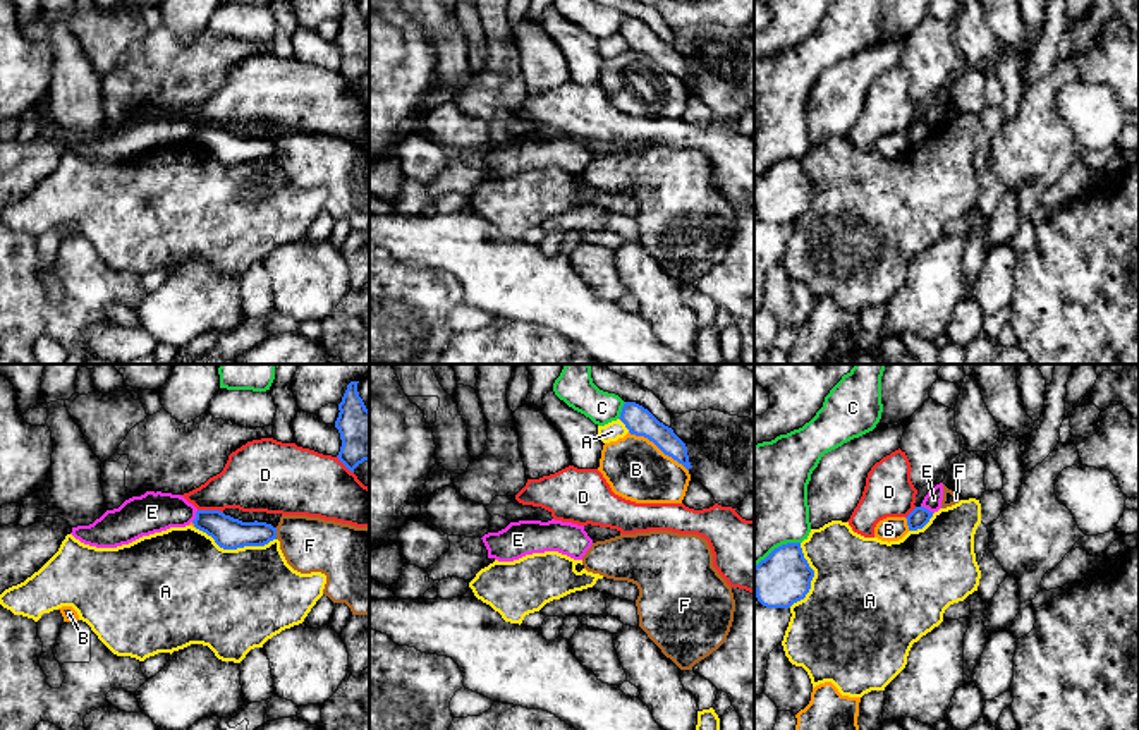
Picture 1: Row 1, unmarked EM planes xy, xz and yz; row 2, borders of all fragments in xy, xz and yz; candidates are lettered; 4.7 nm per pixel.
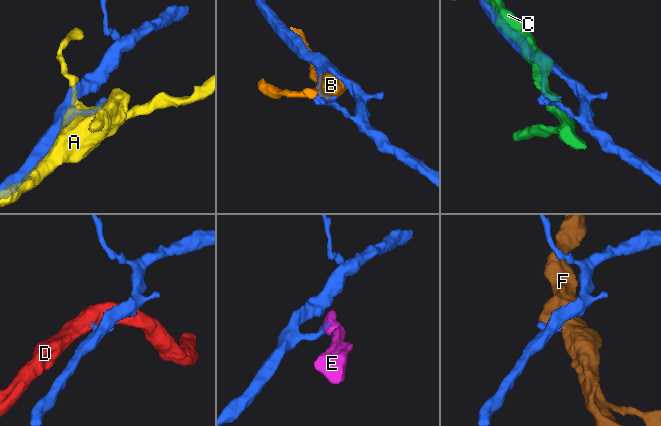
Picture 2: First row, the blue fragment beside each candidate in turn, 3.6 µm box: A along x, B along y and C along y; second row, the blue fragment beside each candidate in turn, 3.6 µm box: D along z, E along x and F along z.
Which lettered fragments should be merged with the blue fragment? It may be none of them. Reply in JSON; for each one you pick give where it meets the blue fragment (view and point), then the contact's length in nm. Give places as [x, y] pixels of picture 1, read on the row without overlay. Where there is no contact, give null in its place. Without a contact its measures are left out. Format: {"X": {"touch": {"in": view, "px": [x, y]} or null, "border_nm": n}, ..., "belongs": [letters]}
{"belongs": []}

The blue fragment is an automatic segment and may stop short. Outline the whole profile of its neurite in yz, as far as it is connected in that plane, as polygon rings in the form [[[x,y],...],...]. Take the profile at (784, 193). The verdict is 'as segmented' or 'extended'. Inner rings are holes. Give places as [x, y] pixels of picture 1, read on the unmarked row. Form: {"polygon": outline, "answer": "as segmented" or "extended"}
{"polygon": [[[787,158],[754,182],[754,208],[766,223],[790,223],[806,213],[813,192],[801,158]]], "answer": "as segmented"}

